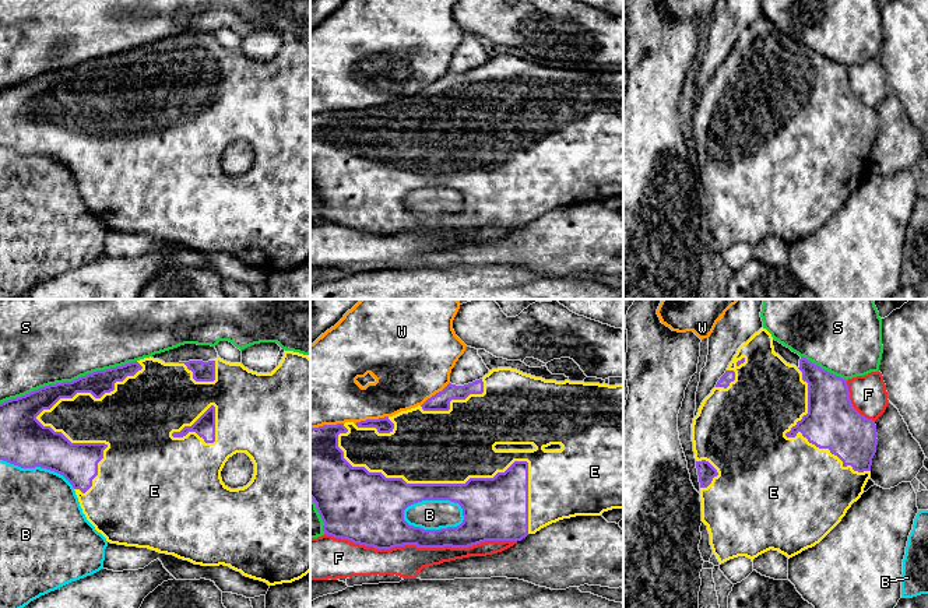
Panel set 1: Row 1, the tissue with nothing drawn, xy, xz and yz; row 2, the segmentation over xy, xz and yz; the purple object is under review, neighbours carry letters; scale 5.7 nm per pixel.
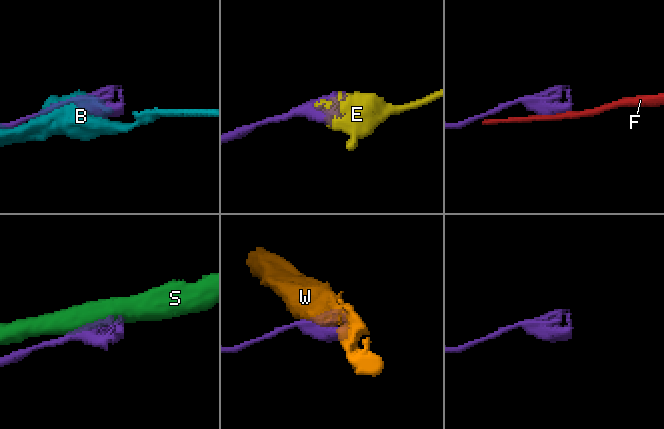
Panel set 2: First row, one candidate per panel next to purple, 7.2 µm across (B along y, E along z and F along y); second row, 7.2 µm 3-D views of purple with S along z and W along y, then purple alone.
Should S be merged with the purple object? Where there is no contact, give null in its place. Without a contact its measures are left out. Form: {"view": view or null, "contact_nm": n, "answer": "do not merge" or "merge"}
{"view": "xy", "contact_nm": 850, "answer": "do not merge"}

